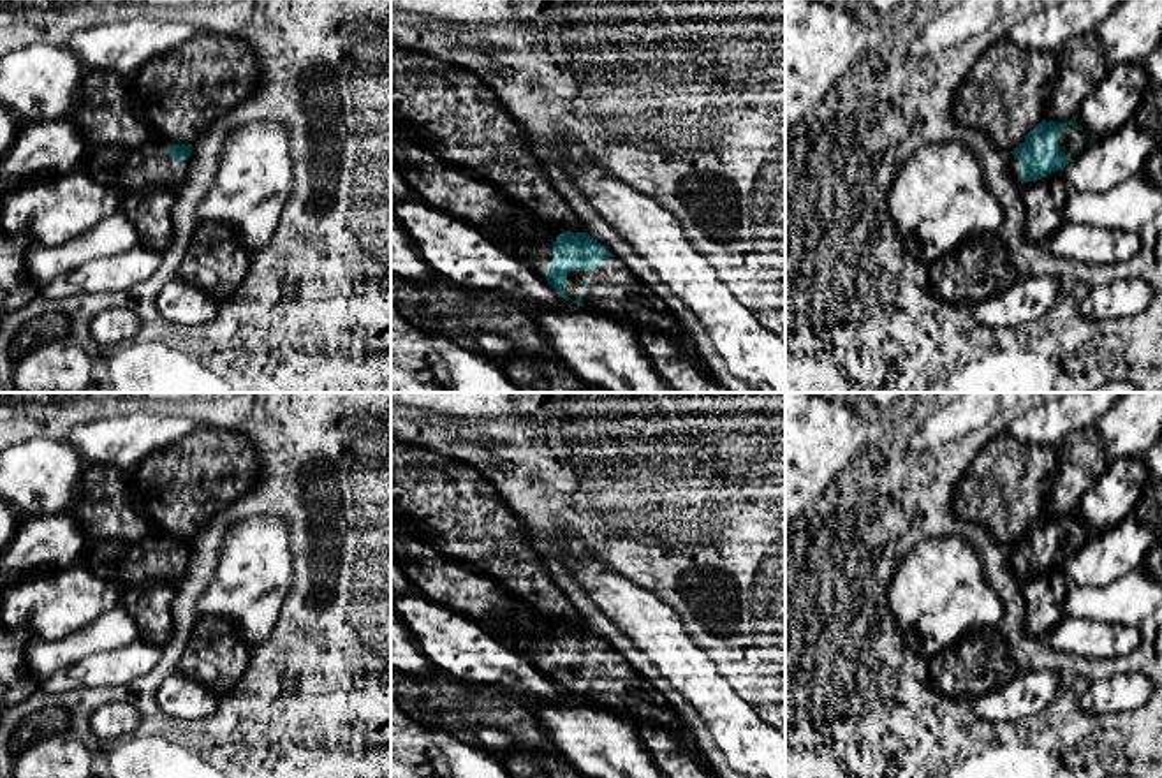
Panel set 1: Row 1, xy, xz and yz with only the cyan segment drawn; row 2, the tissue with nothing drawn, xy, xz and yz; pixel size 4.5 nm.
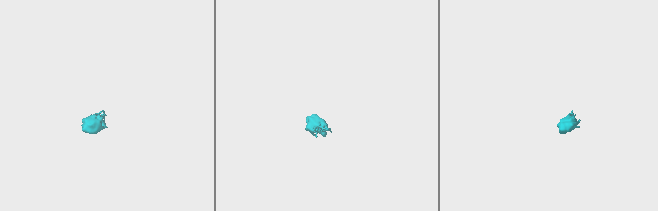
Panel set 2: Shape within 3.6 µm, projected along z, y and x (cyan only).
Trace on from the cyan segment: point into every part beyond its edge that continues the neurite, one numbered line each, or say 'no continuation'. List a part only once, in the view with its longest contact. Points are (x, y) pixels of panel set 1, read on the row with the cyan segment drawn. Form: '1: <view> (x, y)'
1: xz (629, 301)

